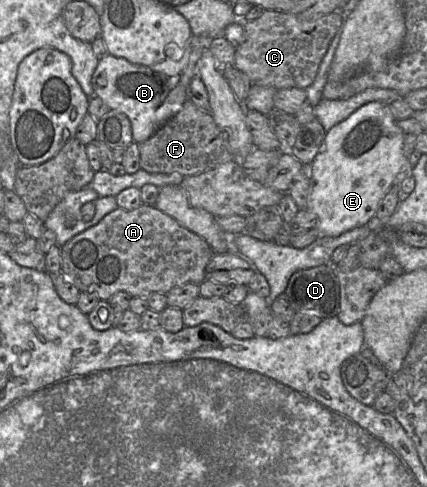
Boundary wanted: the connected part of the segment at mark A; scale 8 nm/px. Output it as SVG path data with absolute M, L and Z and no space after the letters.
M142 204L132 210L118 207L99 223L61 246L61 274L81 292L96 294L101 301L108 301L120 291L127 292L132 297L147 298L152 293L166 294L172 288L186 283L202 283L206 279L206 267L214 254L203 238L155 206Z

